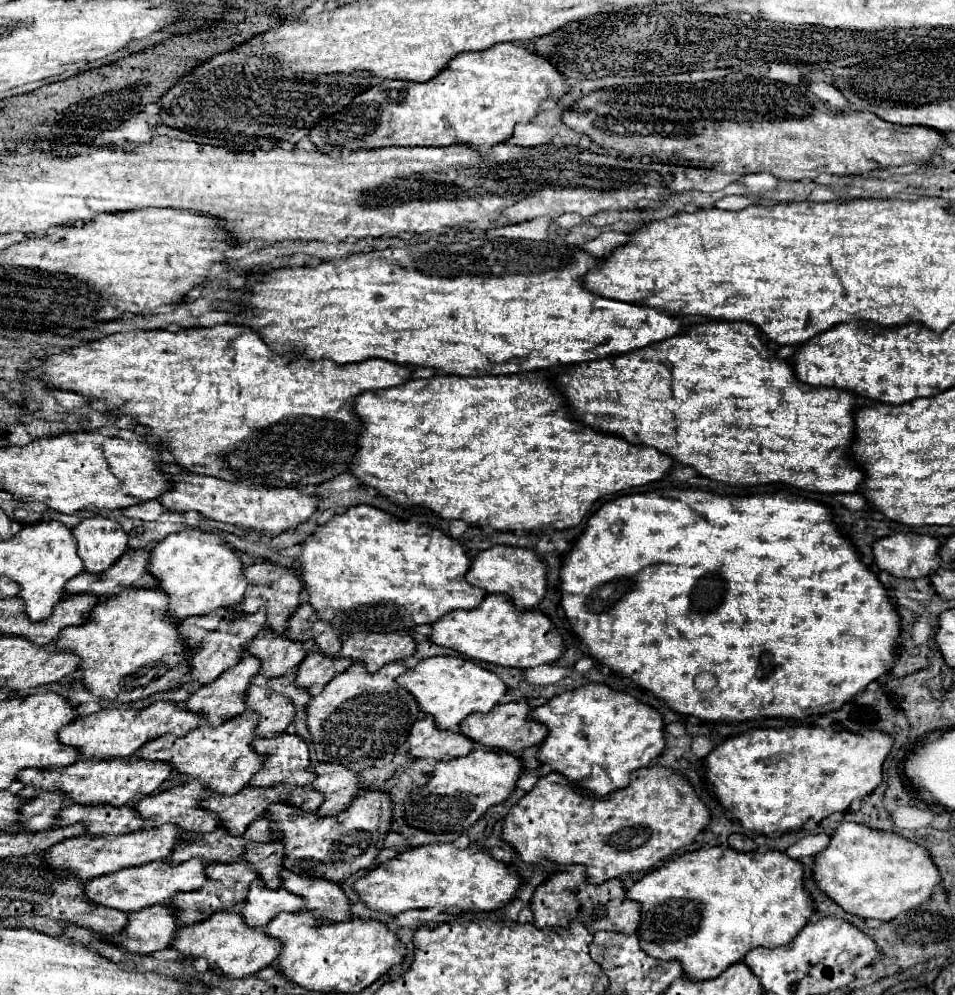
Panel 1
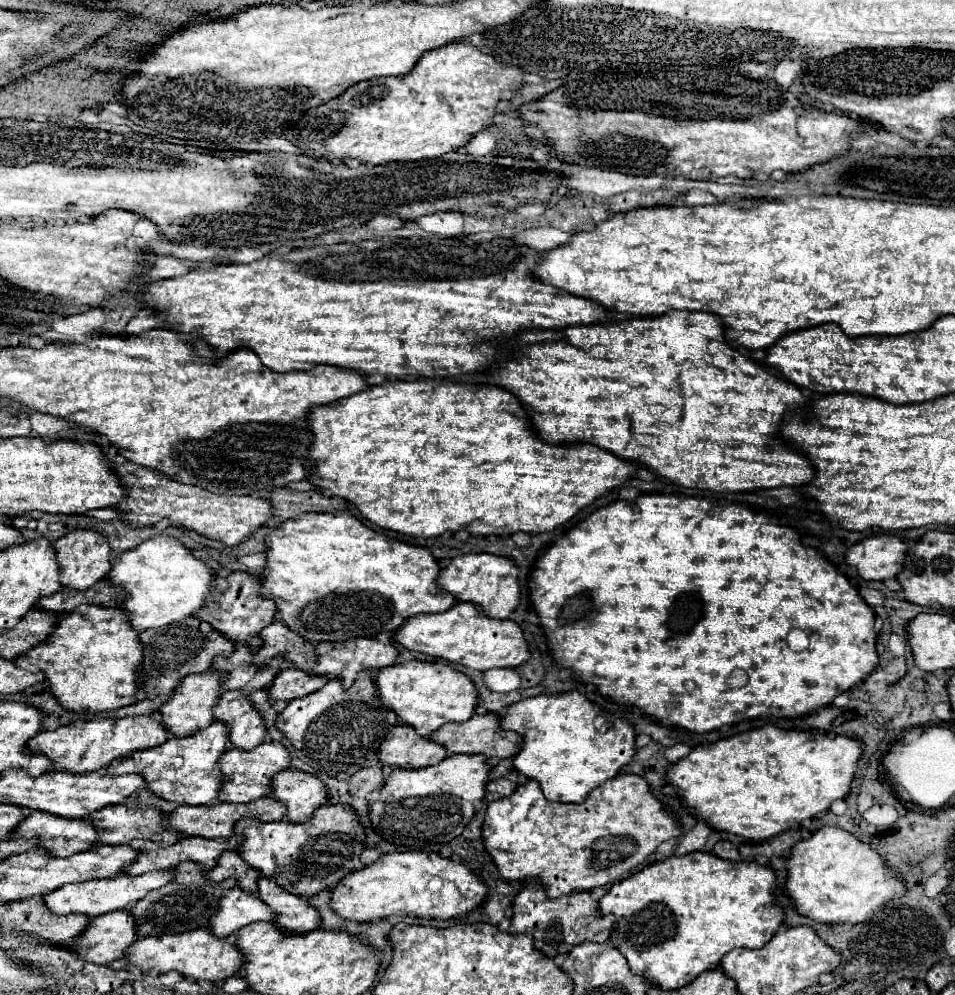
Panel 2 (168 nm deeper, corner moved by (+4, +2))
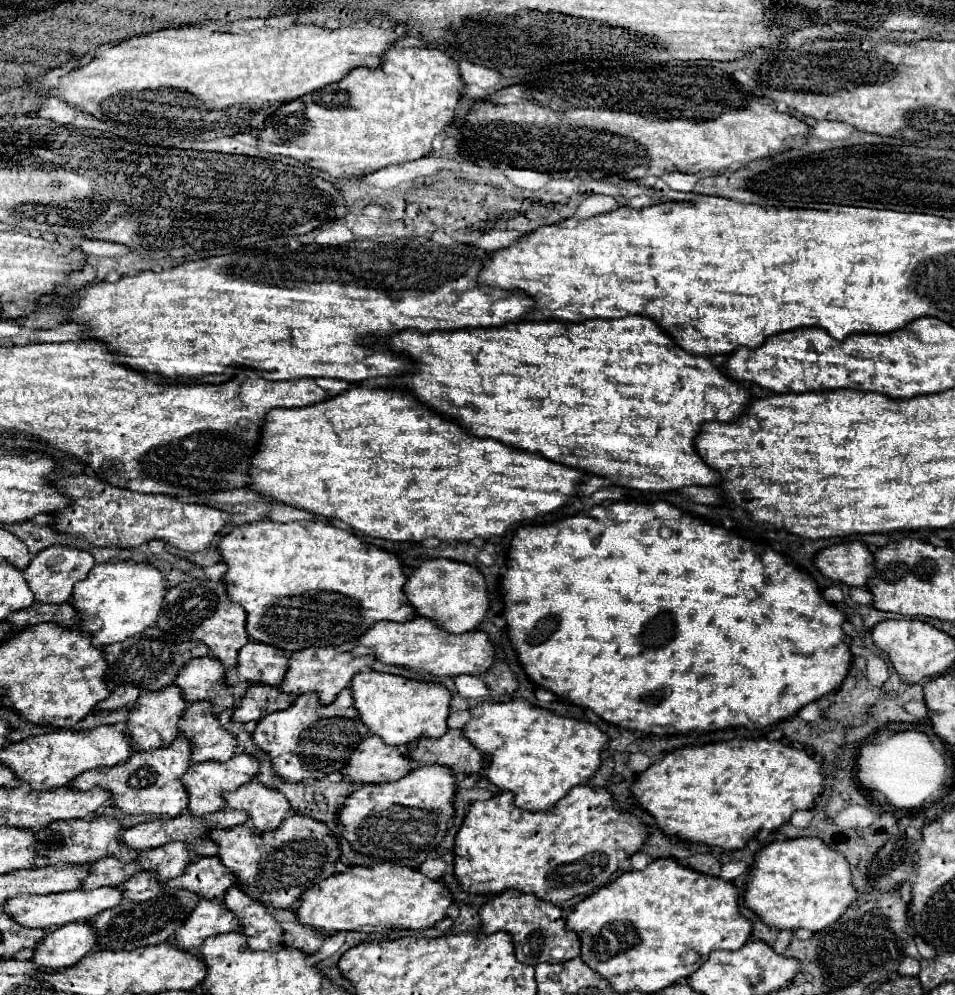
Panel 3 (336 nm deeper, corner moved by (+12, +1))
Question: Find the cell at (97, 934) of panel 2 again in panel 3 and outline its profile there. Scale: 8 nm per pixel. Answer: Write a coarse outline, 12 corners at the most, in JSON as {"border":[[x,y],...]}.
{"border":[[86,922],[66,924],[36,942],[30,960],[64,970],[96,948]]}

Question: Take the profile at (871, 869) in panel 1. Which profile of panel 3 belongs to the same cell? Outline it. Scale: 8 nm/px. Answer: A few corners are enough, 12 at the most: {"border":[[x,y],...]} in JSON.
{"border":[[820,838],[760,848],[744,906],[776,930],[818,932],[854,900]]}

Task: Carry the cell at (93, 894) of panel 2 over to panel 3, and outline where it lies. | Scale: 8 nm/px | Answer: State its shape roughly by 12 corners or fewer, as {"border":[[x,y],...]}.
{"border":[[120,888],[12,896],[4,912],[24,928],[86,922],[120,904]]}

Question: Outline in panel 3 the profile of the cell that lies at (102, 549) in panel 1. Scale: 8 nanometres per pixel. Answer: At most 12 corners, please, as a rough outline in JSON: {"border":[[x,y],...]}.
{"border":[[50,546],[34,556],[24,580],[36,602],[64,604],[94,558]]}

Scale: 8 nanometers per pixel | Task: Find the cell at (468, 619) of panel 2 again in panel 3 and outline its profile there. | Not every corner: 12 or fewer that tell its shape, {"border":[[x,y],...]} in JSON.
{"border":[[428,620],[372,624],[350,650],[416,674],[482,674],[484,632]]}

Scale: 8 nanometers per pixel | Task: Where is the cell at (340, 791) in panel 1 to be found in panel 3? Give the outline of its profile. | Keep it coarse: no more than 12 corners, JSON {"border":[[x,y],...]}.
{"border":[[254,780],[224,792],[228,808],[248,812],[256,834],[276,830],[288,800]]}

